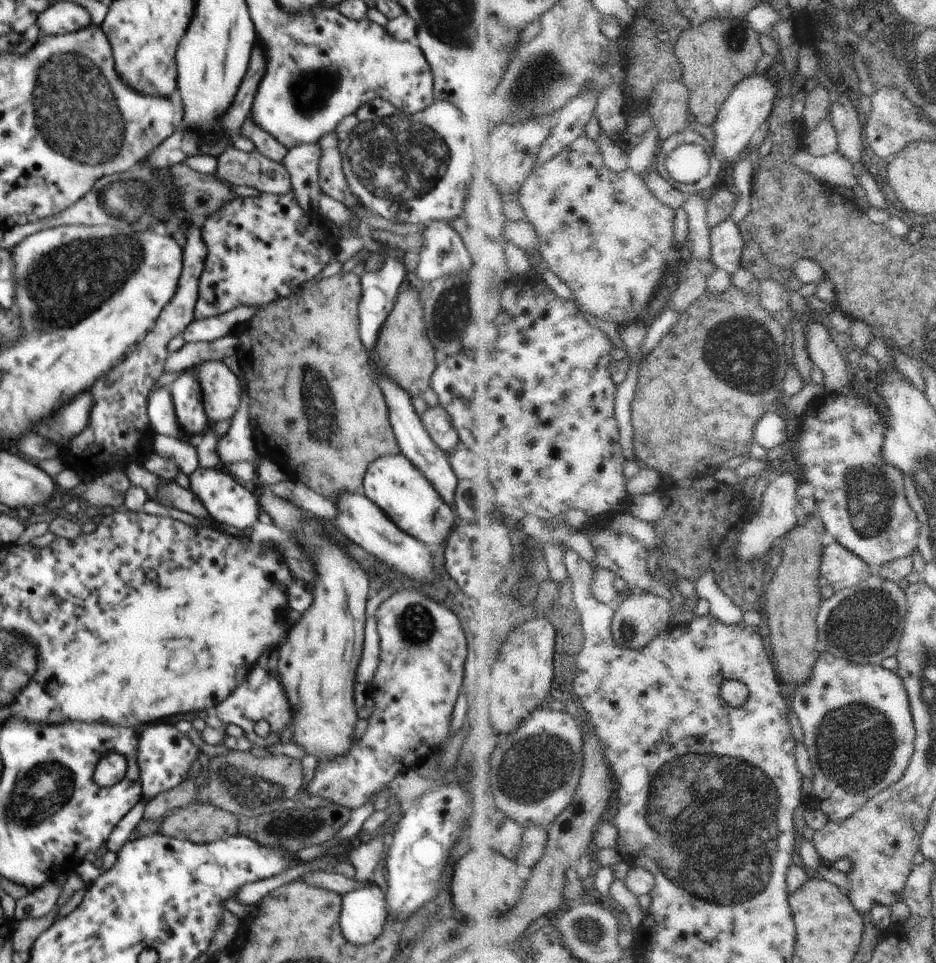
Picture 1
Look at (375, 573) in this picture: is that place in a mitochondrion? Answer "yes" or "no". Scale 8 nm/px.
no

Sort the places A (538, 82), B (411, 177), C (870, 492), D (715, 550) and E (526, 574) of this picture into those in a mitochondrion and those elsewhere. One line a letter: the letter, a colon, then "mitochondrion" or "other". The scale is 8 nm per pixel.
A: mitochondrion
B: mitochondrion
C: mitochondrion
D: other
E: other

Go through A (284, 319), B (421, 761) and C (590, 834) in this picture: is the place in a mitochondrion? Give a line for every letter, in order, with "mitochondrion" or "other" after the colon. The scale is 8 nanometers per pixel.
A: other
B: other
C: other

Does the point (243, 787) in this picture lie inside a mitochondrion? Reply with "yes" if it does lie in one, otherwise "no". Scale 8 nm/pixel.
yes

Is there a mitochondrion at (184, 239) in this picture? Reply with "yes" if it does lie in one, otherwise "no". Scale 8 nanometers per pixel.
no

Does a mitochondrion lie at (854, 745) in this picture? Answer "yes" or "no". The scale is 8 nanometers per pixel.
yes

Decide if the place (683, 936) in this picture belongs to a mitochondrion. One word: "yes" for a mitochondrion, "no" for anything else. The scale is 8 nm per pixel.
no

